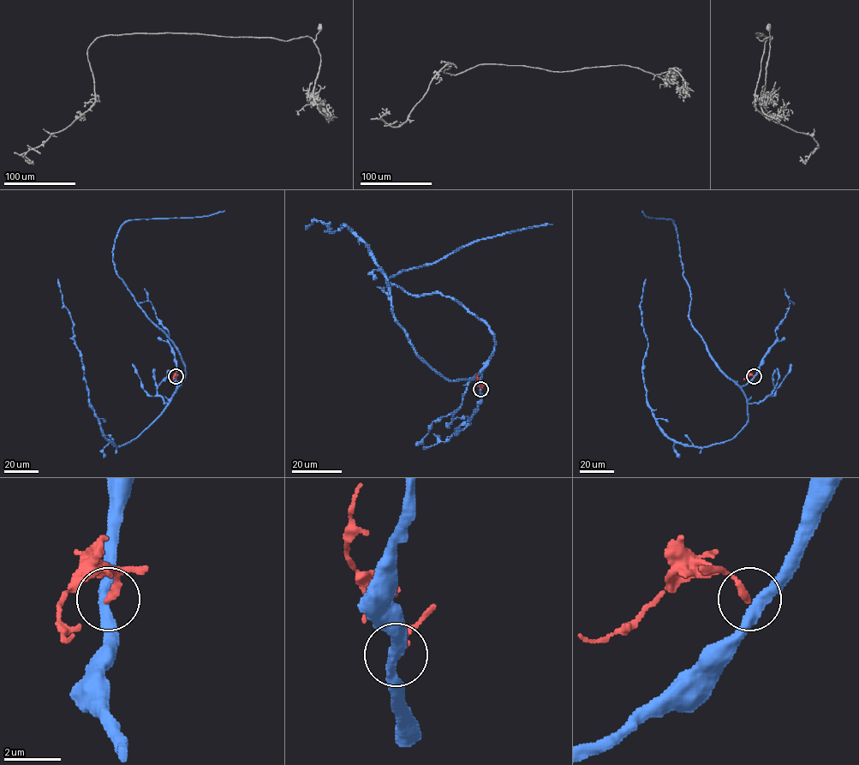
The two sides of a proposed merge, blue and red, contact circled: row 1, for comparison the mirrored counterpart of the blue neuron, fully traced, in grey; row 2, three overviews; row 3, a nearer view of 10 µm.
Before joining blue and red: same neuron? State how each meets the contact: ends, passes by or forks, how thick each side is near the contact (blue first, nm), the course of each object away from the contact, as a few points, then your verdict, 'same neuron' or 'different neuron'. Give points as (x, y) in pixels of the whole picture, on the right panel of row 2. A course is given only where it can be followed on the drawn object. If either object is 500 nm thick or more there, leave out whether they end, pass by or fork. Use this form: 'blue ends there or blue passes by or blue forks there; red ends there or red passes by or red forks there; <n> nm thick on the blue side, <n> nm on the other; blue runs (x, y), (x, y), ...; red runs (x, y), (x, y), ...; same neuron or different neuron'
blue passes by; red ends there; 360 nm thick on the blue side, 240 nm on the other; blue runs (754, 377), (742, 386), (748, 421), (731, 439), (704, 447), (670, 438), (642, 376), (646, 279); red runs (754, 377), (749, 375), (743, 379); different neuron

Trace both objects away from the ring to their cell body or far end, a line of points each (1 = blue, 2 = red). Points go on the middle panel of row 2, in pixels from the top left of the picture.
1: (480, 389), (481, 372), (448, 381), (415, 351), (385, 273), (348, 226), (331, 232), (314, 220), (306, 229)
2: (480, 388), (477, 373)

